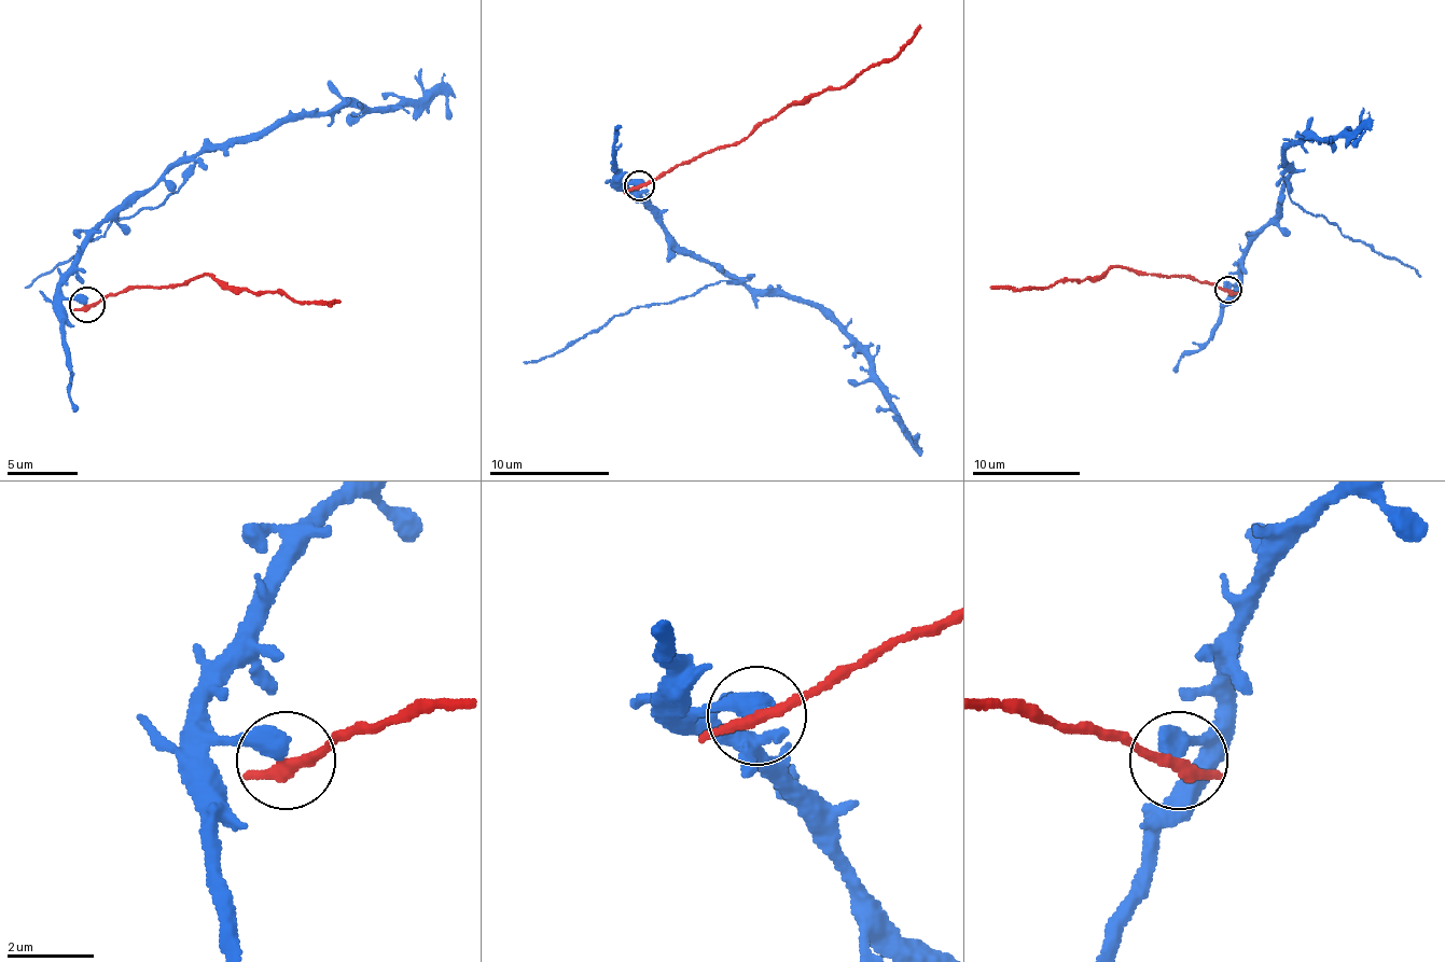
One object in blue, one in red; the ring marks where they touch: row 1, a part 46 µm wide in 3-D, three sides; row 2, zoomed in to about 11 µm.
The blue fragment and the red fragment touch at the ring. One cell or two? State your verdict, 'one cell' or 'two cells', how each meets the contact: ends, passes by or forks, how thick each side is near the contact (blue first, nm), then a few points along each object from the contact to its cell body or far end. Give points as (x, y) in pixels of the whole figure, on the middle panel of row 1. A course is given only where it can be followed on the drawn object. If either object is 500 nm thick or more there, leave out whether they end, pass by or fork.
two cells | blue ends | red passes by | 480/240 nm | blue via (640, 183), (621, 190), (638, 195), (665, 235), (728, 277), (827, 316), (867, 361), (899, 428), (916, 436) | red via (640, 186), (693, 159), (737, 144), (781, 114), (787, 105), (847, 87), (865, 69), (888, 63), (918, 24)

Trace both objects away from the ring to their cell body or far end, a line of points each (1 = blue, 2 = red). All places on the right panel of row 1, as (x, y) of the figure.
1: (1226, 290), (1240, 277), (1242, 255), (1269, 225), (1288, 182), (1281, 161), (1289, 148), (1363, 128), (1355, 148)
2: (1228, 290), (1189, 277), (1159, 277), (1120, 266), (1046, 288), (989, 288)

